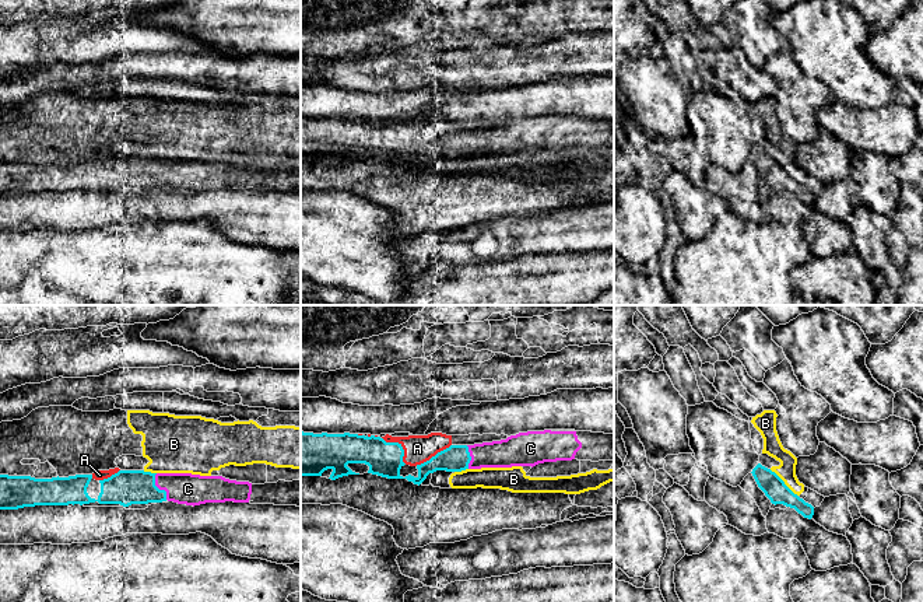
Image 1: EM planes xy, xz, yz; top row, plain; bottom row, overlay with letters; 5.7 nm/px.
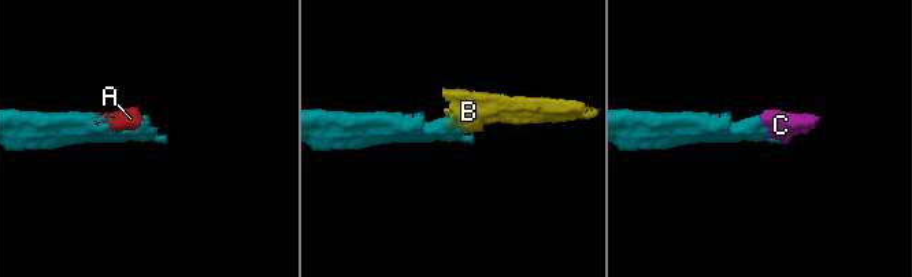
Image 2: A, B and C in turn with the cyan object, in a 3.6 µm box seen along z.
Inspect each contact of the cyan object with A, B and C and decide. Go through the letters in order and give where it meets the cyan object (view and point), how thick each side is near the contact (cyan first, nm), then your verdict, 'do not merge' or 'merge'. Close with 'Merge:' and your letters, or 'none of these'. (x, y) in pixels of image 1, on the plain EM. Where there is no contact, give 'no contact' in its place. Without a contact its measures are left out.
A: contact xz (400, 132); calibres 200 and 160 nm; merge
B: contact yz (783, 168); calibres 130 and 110 nm; do not merge
C: contact xy (157, 174); calibres 200 and 180 nm; merge
Merge: A, C

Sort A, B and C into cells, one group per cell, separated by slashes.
A C / B

